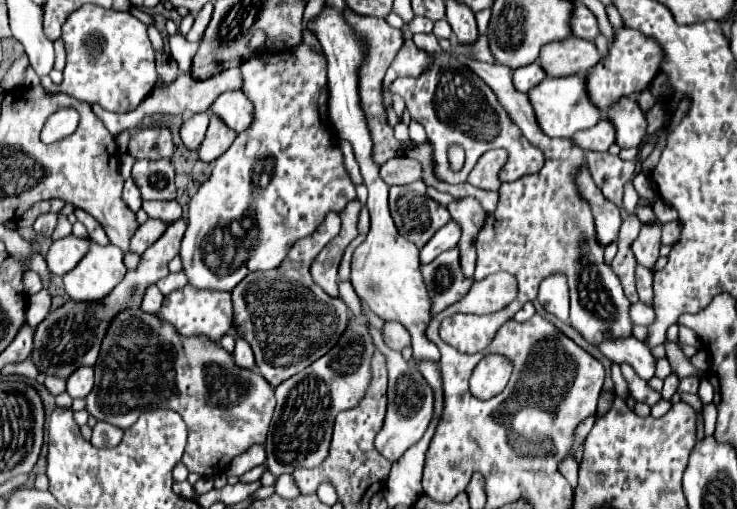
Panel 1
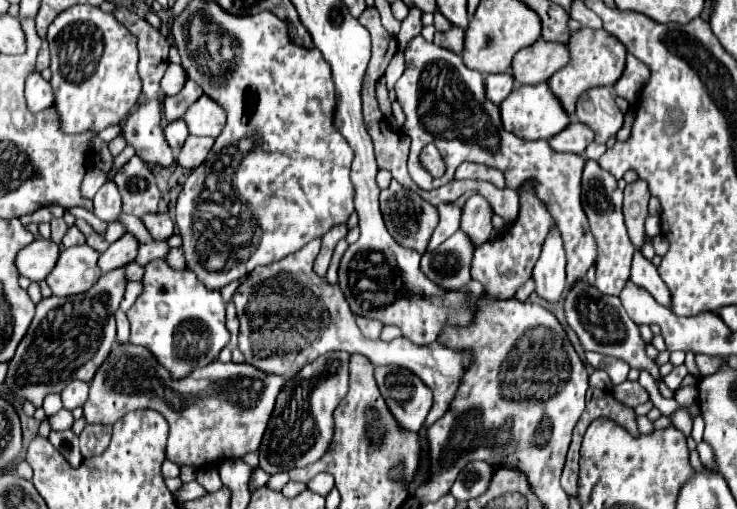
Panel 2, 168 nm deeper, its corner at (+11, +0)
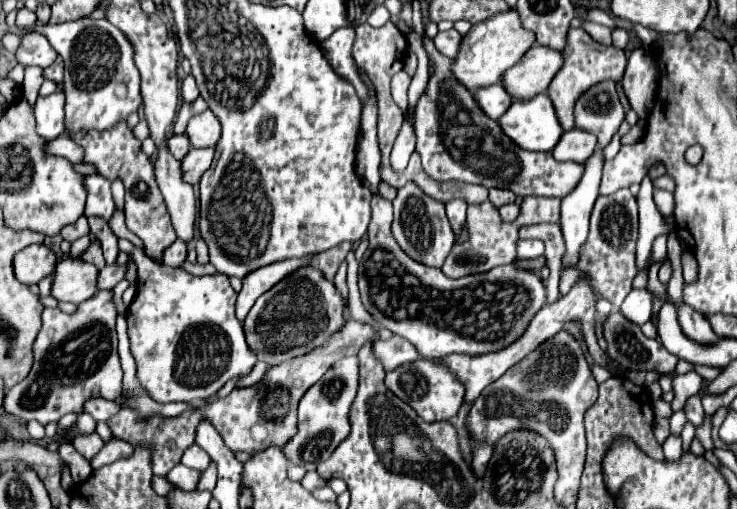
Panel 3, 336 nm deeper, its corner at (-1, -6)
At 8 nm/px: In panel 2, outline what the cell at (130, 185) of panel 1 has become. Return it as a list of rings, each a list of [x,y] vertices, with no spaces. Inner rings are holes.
[[[106,182],[96,196],[92,198],[94,204],[94,216],[106,222],[112,222],[120,214],[120,194],[116,190],[114,182]]]

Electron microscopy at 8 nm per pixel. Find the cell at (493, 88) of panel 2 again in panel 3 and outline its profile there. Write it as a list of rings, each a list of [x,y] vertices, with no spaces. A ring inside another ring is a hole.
[[[494,84],[488,88],[478,88],[474,92],[474,98],[478,100],[480,108],[492,118],[492,120],[500,120],[500,116],[510,108],[512,104],[512,96],[508,96],[506,88],[502,84]]]

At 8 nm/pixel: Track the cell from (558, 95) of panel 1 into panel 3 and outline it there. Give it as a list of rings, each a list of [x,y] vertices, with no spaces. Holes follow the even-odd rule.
[[[546,92],[532,100],[514,100],[498,122],[502,130],[524,150],[550,152],[564,134]]]

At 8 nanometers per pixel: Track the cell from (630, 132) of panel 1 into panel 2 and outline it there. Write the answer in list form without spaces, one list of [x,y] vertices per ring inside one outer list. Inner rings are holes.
[[[606,86],[590,88],[578,98],[576,118],[594,130],[596,144],[604,144],[624,122],[624,116],[614,102],[614,94]]]

